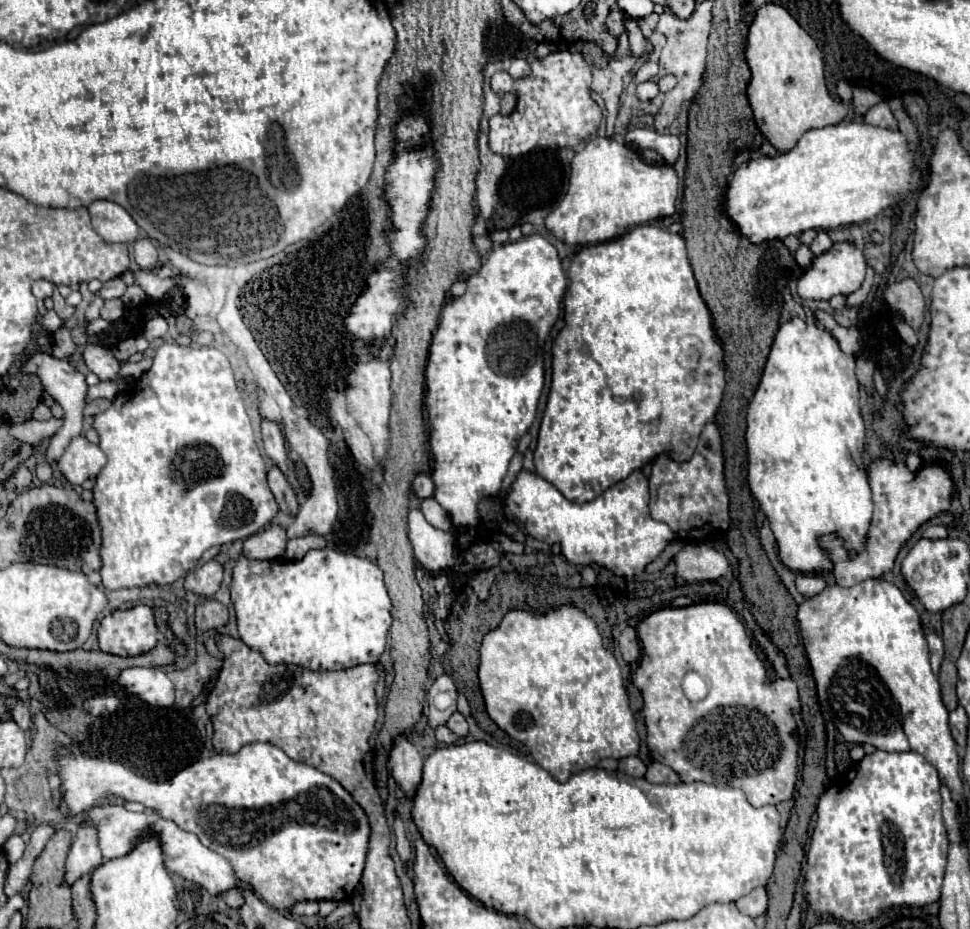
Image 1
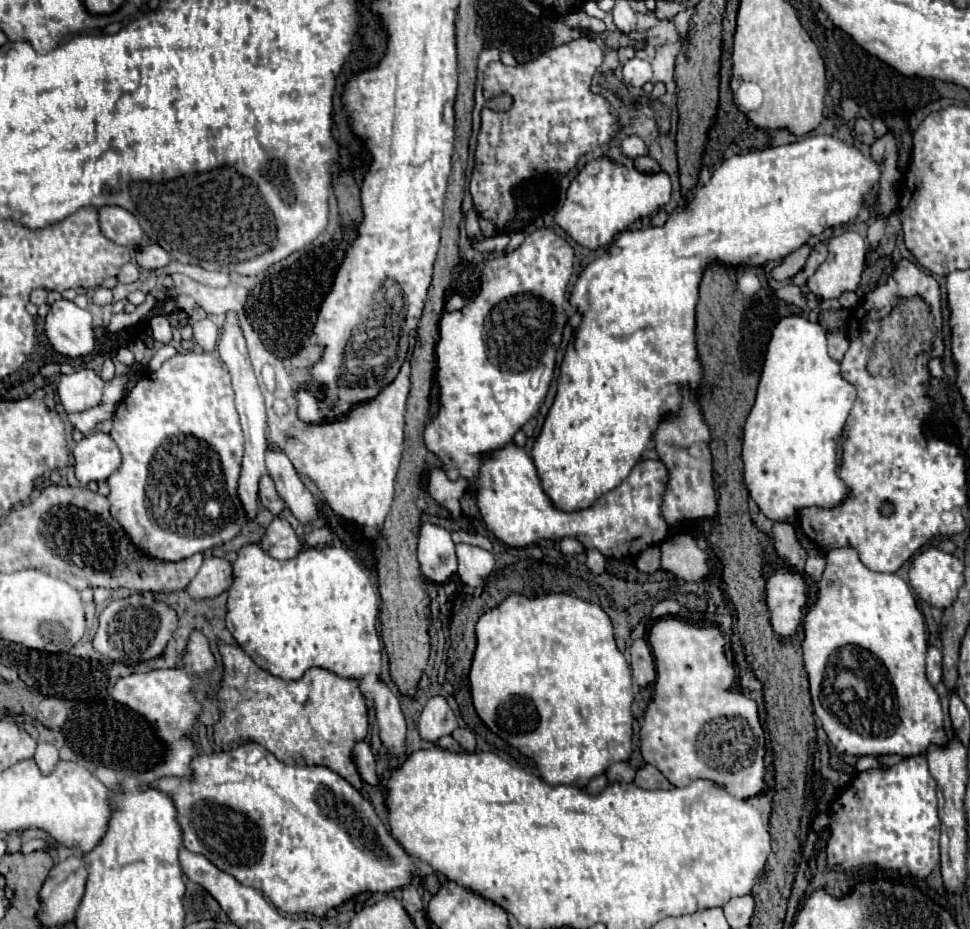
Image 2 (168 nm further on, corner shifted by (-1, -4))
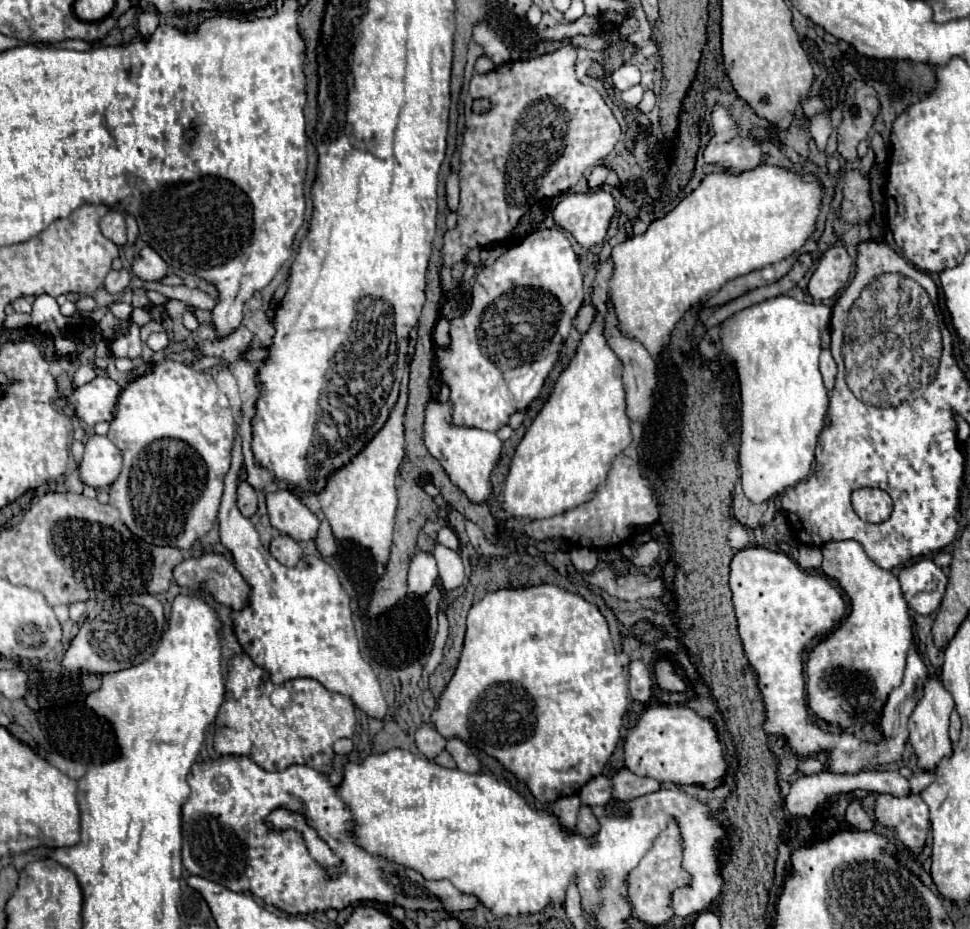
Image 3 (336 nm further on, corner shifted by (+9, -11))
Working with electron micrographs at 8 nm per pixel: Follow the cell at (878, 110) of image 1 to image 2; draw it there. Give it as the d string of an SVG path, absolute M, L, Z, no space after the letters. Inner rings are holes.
M857 119L857 121L855 121L855 135L857 135L857 139L859 139L861 143L865 143L865 145L871 145L871 143L875 141L873 127L871 127L871 123L869 123L867 119Z

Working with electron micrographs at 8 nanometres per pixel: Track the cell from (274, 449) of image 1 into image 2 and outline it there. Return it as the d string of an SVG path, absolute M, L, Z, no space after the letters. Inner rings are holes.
M269 449L265 461L267 461L267 473L273 479L279 497L285 501L285 505L291 509L291 513L297 517L297 521L303 525L313 523L321 515L319 503L301 483L295 467L285 457L285 453Z

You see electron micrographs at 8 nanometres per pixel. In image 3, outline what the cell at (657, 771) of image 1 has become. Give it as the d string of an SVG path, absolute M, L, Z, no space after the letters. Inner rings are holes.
M623 768L613 776L613 798L617 800L631 800L637 796L645 796L657 792L661 784L653 778L641 778L631 770Z

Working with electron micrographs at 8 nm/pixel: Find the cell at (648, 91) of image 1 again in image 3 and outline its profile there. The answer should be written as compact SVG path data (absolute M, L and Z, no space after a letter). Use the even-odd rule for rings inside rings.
M637 84L637 86L633 86L633 88L625 90L625 92L621 92L621 100L627 106L637 106L641 102L641 98L643 98L643 86L641 84Z

